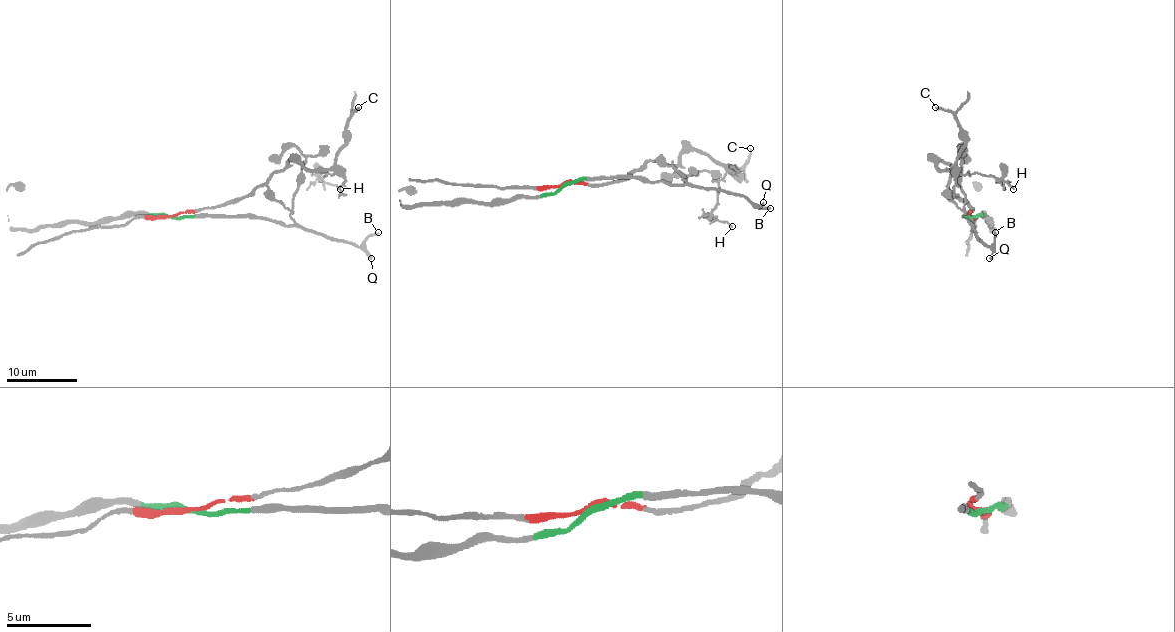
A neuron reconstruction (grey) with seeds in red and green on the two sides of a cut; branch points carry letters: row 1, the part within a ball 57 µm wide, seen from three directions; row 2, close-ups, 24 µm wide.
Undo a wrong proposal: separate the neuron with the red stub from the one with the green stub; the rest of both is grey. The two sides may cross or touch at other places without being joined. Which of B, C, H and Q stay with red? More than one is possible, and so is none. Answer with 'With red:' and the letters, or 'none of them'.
With red: C, H

